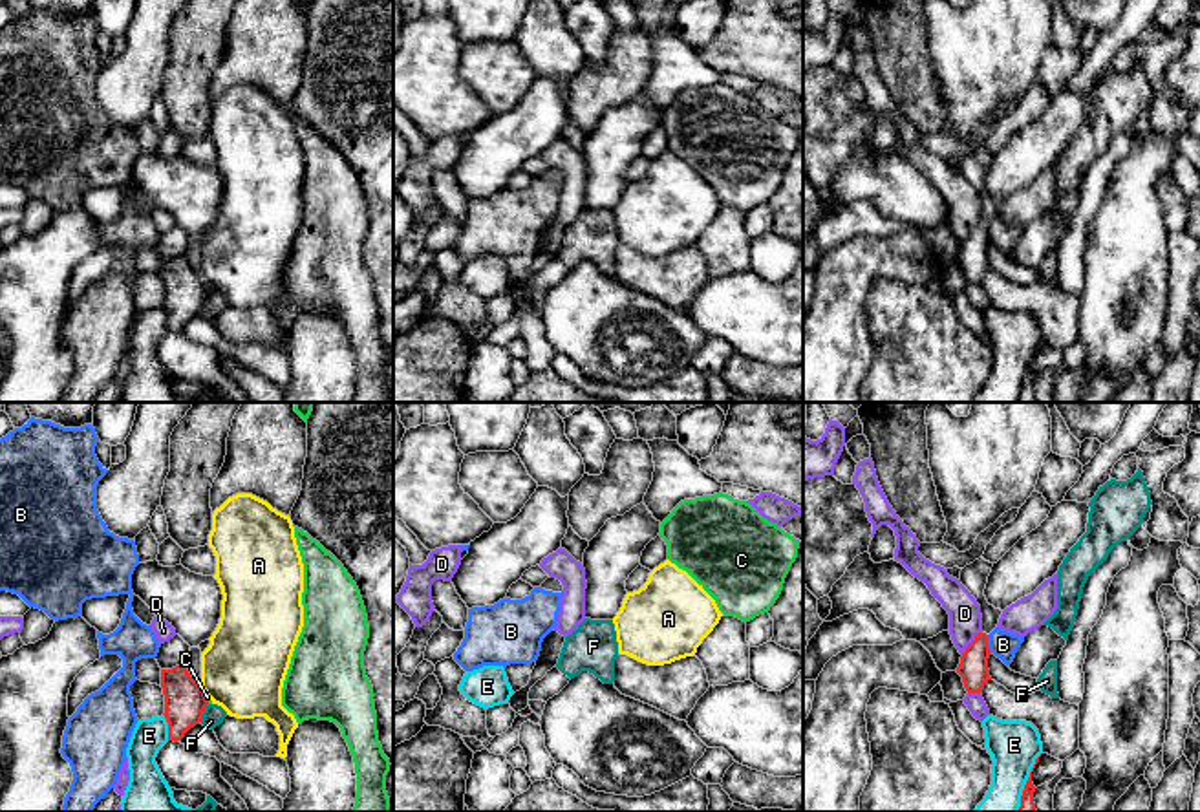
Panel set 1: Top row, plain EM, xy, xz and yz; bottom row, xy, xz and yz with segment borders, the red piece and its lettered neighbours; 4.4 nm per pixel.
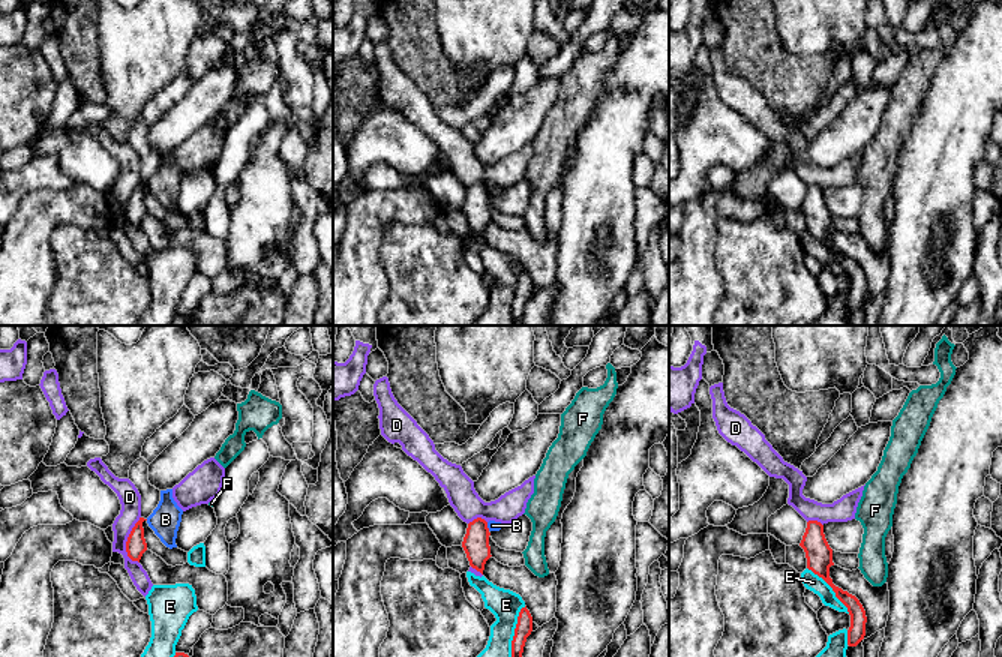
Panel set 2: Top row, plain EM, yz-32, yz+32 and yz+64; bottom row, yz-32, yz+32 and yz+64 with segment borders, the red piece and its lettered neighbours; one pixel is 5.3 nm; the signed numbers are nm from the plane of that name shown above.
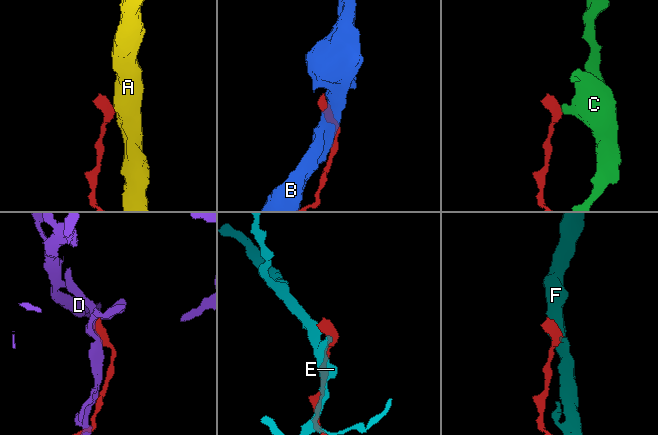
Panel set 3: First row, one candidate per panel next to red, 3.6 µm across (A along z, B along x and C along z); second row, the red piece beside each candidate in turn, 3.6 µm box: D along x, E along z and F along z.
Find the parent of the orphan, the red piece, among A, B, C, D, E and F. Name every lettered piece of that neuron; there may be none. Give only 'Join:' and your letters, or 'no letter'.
Join: no letter

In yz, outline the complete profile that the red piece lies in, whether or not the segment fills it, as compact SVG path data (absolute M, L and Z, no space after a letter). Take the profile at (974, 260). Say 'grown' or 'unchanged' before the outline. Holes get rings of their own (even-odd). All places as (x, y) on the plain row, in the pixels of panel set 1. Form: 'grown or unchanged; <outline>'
grown; M979 148L960 161L960 174L971 183L971 187L980 196L982 221L962 243L957 263L962 267L966 282L979 285L982 283L984 274L991 271L988 260L988 249L991 245L988 236L988 225L997 218L999 208L1002 205L1002 201L990 196L984 187L991 157L993 154L986 152L984 148Z

